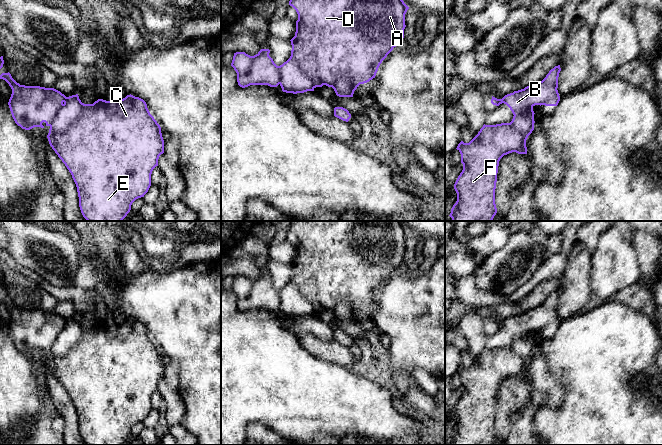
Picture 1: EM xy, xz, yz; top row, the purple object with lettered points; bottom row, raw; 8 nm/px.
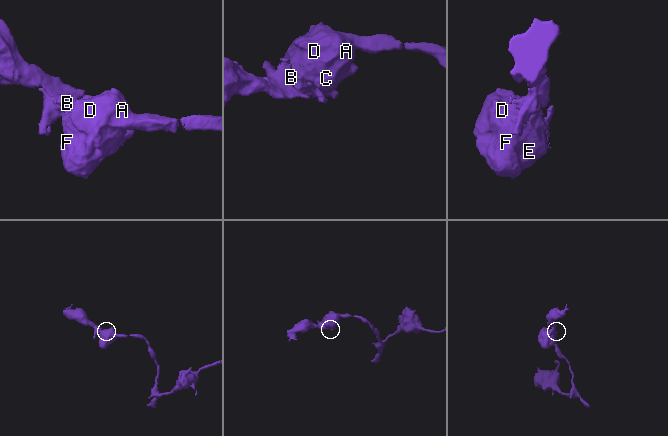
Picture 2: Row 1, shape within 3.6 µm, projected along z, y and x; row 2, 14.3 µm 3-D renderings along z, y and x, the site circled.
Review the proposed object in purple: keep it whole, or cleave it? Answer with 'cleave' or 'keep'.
cleave

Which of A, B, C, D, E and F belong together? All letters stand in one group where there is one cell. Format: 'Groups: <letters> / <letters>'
Groups: A C D E F / B

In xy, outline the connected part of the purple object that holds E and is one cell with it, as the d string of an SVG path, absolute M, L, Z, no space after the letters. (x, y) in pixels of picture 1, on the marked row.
M78 94L67 97L66 101L59 109L56 117L53 119L49 133L47 135L48 141L52 149L58 155L58 157L65 164L67 169L72 175L72 178L76 184L79 207L83 217L87 221L122 221L131 210L132 203L148 192L151 186L151 174L153 169L158 166L158 159L161 154L164 153L164 140L161 133L161 127L150 114L146 102L133 95L127 95L121 100L106 101L98 99L93 104L84 104L79 99Z

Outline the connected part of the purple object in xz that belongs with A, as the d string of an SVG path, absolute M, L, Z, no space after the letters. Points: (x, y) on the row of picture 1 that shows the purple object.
M290 0L297 14L295 36L290 58L279 66L280 86L286 93L314 91L316 87L332 87L339 97L353 97L360 84L375 78L387 55L404 38L405 14L409 7L403 0Z

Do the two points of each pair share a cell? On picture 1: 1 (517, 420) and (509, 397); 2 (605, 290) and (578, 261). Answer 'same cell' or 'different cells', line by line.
1: different cells
2: different cells

